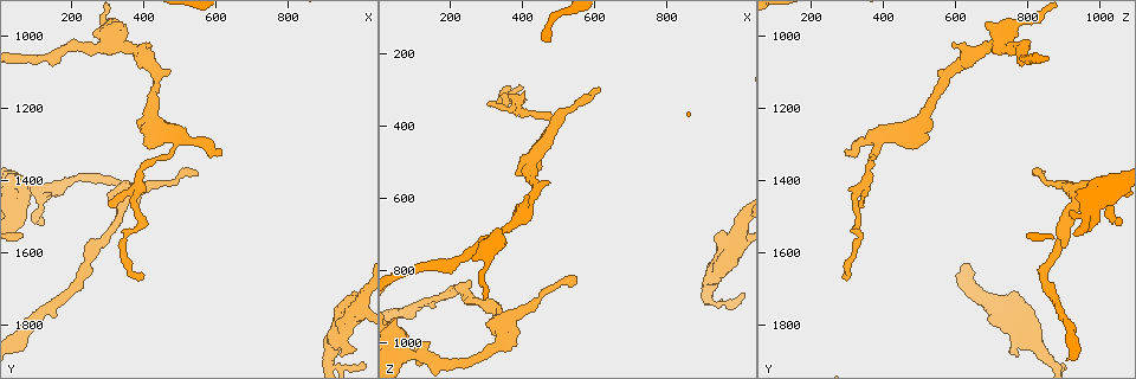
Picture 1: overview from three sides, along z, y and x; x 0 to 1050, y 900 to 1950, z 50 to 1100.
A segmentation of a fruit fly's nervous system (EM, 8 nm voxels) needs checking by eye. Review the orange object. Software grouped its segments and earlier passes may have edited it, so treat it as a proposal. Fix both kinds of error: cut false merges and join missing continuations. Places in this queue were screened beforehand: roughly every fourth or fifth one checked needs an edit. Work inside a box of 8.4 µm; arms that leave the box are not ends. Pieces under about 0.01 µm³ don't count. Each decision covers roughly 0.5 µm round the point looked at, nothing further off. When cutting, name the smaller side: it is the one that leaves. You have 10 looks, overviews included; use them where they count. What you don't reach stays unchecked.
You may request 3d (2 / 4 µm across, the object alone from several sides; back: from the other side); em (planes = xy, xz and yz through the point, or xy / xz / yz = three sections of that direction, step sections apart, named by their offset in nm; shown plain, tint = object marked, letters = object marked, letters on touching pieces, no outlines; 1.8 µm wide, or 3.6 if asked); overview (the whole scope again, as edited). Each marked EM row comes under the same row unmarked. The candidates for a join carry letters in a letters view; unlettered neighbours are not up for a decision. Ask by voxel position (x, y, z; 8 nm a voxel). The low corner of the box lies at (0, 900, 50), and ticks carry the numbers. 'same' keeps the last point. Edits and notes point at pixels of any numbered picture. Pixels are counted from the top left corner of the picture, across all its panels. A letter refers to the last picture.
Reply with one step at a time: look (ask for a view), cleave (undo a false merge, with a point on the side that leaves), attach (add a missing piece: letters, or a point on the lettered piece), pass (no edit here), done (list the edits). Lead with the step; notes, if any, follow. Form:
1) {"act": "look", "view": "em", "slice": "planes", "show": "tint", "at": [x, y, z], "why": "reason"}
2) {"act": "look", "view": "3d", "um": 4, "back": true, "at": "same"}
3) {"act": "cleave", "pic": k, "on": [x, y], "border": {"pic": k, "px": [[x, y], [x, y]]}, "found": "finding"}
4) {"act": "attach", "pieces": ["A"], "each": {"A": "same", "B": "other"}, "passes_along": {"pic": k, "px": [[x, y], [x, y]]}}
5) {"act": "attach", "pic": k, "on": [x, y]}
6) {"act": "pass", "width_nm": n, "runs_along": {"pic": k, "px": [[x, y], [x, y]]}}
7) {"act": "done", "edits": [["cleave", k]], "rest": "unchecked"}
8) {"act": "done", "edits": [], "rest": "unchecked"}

{"act": "look", "view": "em", "slice": "yz", "step": 4, "show": "tint", "at": [325, 1015, 710], "why": "arms part here"}

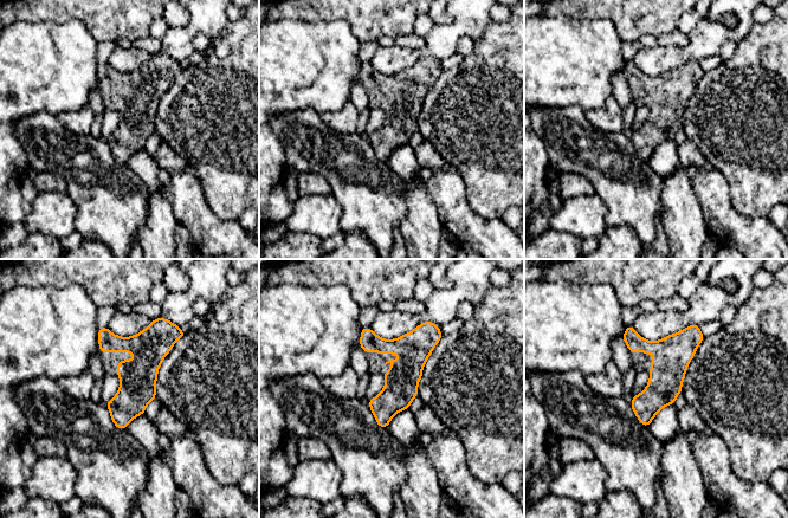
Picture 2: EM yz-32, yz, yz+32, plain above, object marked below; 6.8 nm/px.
{"act": "look", "view": "em", "slice": "planes", "show": "letters", "at": "same"}

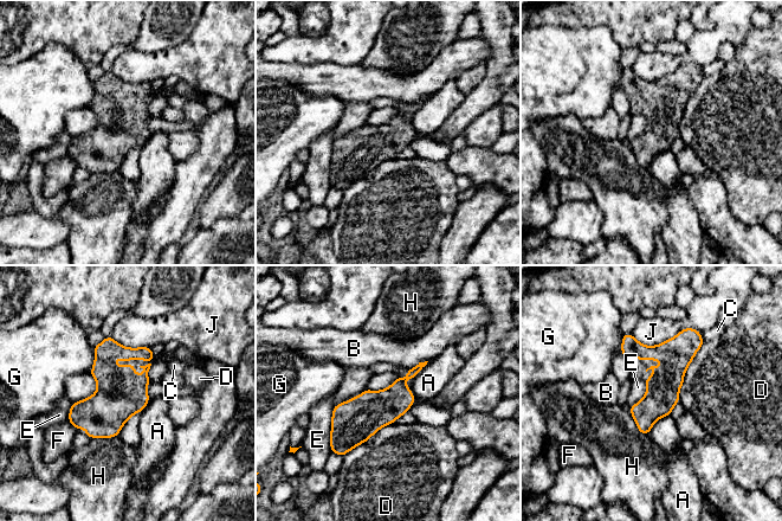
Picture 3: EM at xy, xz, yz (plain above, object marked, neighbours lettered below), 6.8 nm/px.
{"act": "pass", "each": {"A": "other", "B": "other", "C": "other", "D": "other", "E": "other", "F": "other", "G": "other", "H": "other", "J": "other"}, "border": {"pic": 3, "px": [[334, 406], [330, 425], [330, 451]]}, "found": "one cell here"}

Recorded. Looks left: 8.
{"act": "look", "view": "em", "slice": "yz", "step": 4, "show": "letters", "at": [485, 1280, 390], "why": "thick turns thin"}

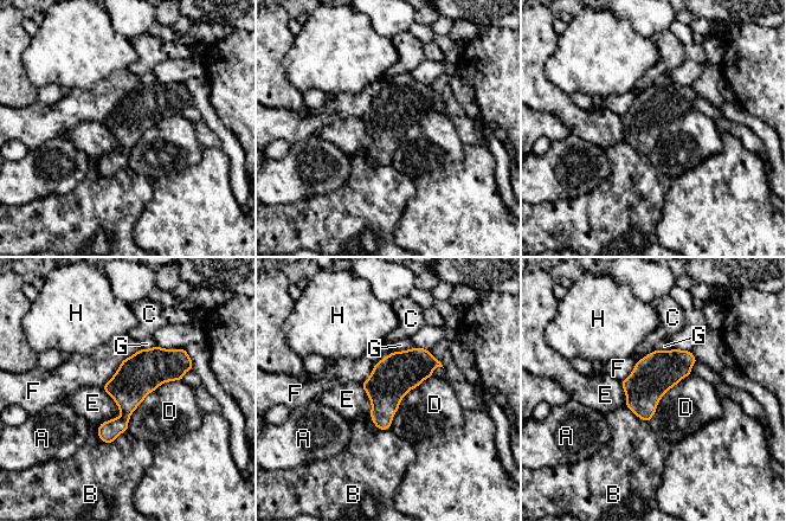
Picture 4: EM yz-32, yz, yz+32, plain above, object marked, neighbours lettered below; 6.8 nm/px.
{"act": "pass", "each": {"A": "other", "B": "other", "C": "other", "D": "other", "E": "other", "F": "other", "G": "other", "H": "other"}, "border": {"pic": 4, "px": [[182, 379], [153, 390], [127, 430]]}, "found": "all the same cell"}

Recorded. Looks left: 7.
{"act": "look", "view": "em", "um": 3.6, "slice": "yz", "step": 4, "show": "tint", "at": [400, 1665, 295], "why": "branch stops here"}

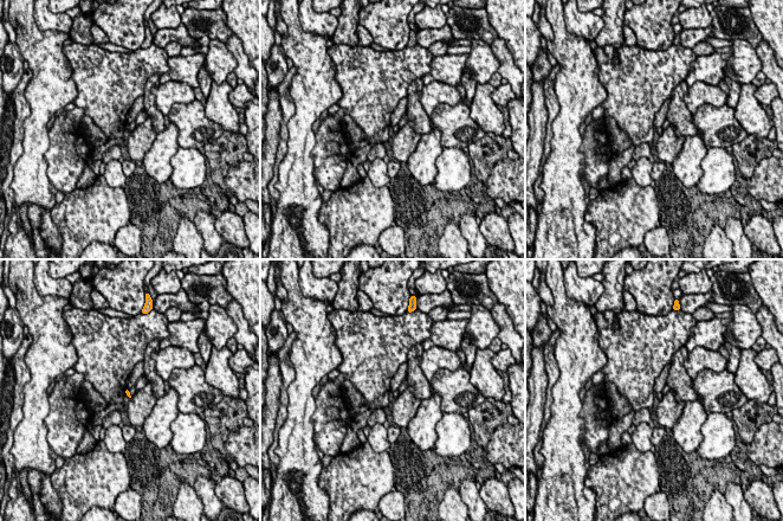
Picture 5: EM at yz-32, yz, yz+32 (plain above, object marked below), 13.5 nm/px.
{"act": "look", "view": "em", "um": 3.6, "slice": "planes", "show": "letters", "at": "same"}

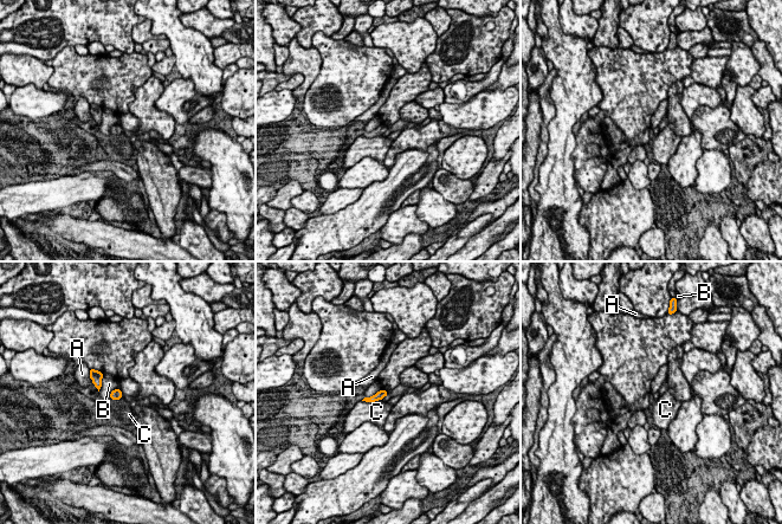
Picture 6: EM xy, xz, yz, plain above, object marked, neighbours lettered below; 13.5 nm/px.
{"act": "pass", "longest_contact_nm": ["C", 280], "each": {"A": "other", "B": "other", "C": "other"}, "border": {"pic": 6, "px": [[381, 399], [362, 401]]}, "found": "no lettered piece goes on from it"}

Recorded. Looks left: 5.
{"act": "look", "view": "3d", "um": 4, "at": [945, 1895, 770]}

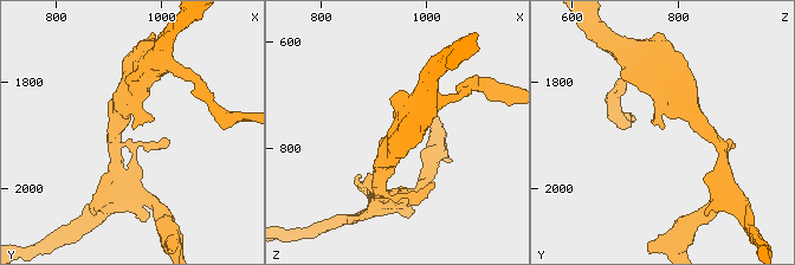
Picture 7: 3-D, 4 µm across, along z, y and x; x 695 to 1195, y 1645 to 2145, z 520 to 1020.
{"act": "look", "view": "em", "slice": "planes", "show": "letters", "at": [950, 1885, 775]}

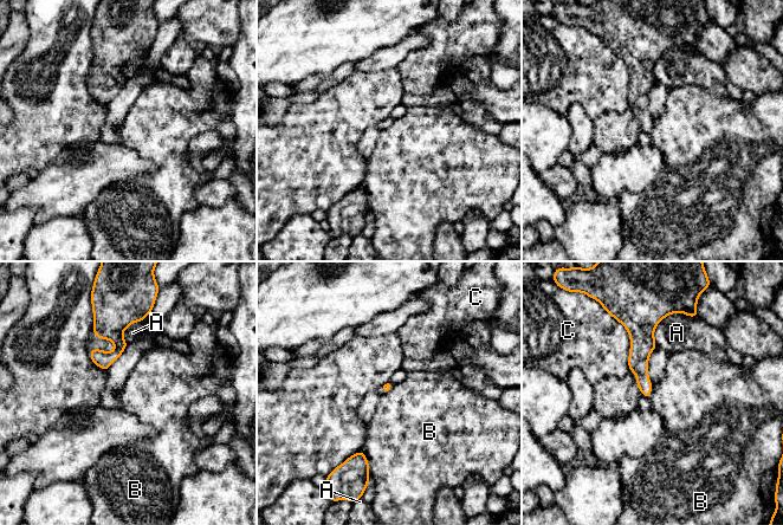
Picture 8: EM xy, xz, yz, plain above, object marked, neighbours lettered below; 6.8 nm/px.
{"act": "pass", "each": {"A": "other", "B": "other", "C": "other"}, "runs_along": {"pic": 8, "px": [[648, 323], [641, 345], [646, 393]]}, "found": "none of them fits"}

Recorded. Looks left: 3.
{"act": "done", "edits": [], "rest": "unchecked"}

